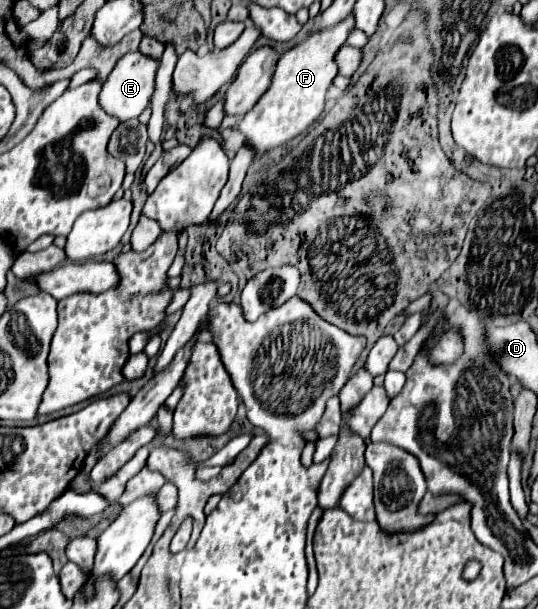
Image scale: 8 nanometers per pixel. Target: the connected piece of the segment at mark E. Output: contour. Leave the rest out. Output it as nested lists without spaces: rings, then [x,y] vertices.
[[[139,51],[135,53],[127,53],[123,55],[115,69],[111,71],[111,75],[107,77],[105,85],[103,85],[103,91],[101,91],[101,107],[113,115],[113,117],[119,117],[121,121],[127,121],[127,119],[137,119],[145,109],[147,105],[151,103],[151,97],[153,97],[153,91],[155,91],[155,73],[159,69],[159,59],[153,59],[153,57],[147,57]]]

